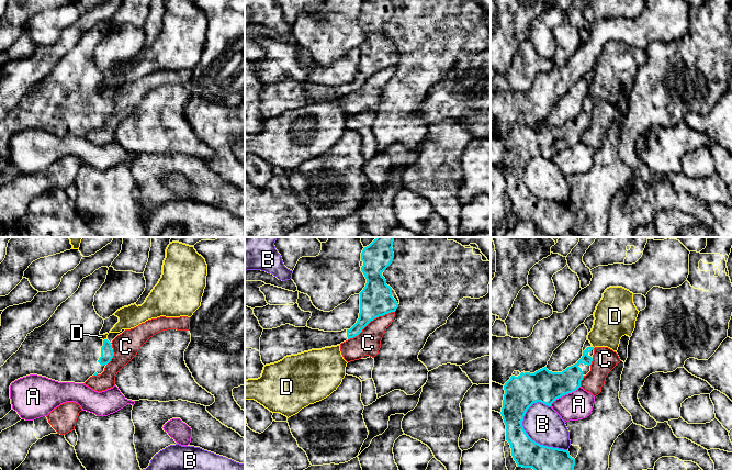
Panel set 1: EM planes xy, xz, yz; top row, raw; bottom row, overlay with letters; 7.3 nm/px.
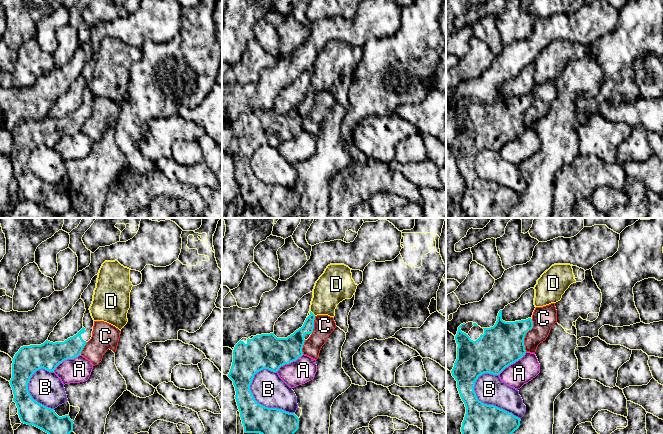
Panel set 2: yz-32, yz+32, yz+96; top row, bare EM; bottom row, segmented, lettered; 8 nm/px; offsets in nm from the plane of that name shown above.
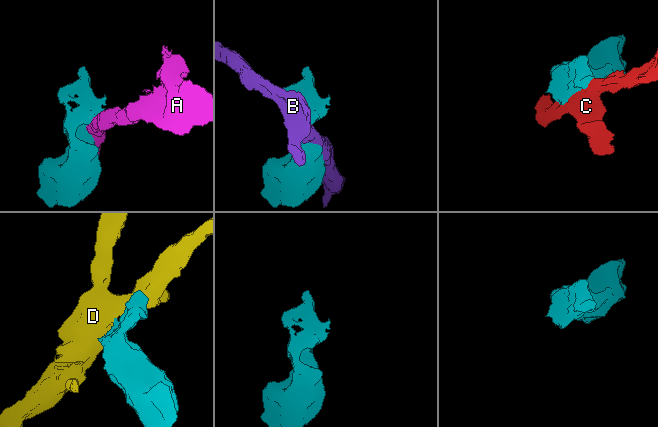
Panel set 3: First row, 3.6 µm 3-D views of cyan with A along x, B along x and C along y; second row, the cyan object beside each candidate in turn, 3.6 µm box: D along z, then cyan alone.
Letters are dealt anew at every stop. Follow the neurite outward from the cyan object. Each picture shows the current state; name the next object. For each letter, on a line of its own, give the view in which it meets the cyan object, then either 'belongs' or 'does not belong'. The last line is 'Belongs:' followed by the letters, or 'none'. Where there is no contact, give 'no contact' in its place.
A: yz | does not belong
B: yz | does not belong
C: xz | does not belong
D: xy | does not belong
Belongs: none

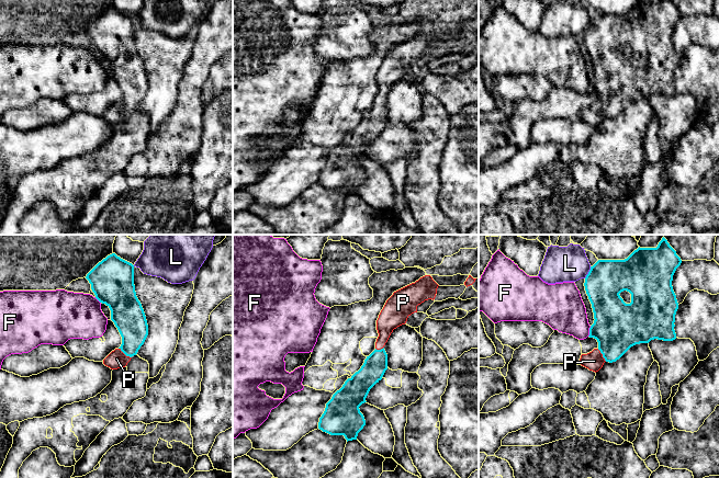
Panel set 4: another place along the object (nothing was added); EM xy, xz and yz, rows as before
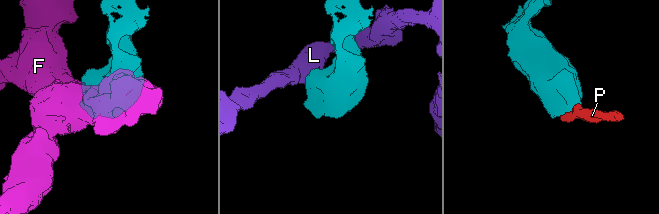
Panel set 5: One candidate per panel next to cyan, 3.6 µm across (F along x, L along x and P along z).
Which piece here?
F: yz | does not belong
L: yz | does not belong
P: xy | belongs
Belongs: P

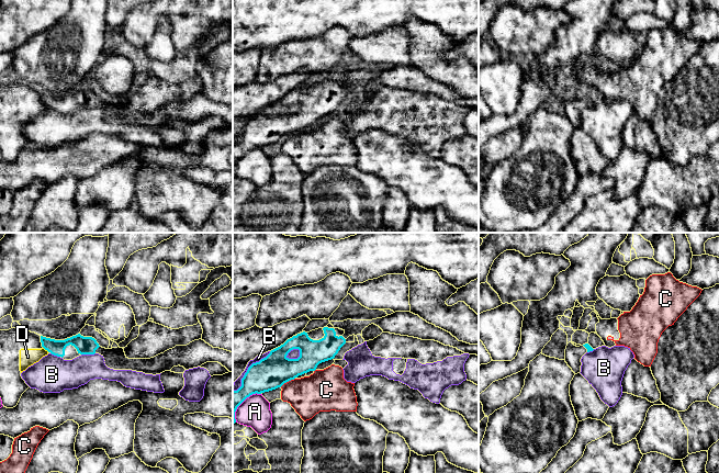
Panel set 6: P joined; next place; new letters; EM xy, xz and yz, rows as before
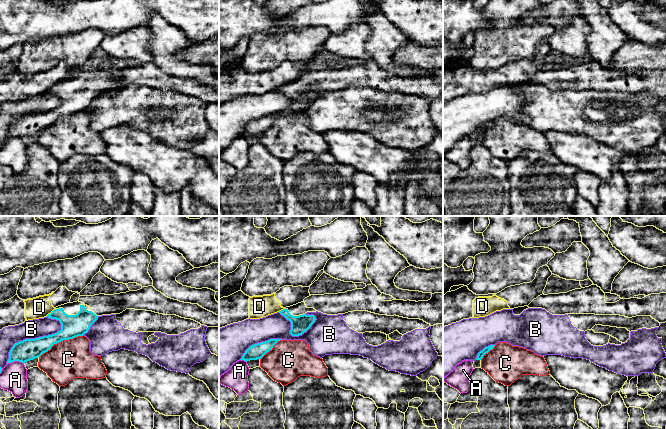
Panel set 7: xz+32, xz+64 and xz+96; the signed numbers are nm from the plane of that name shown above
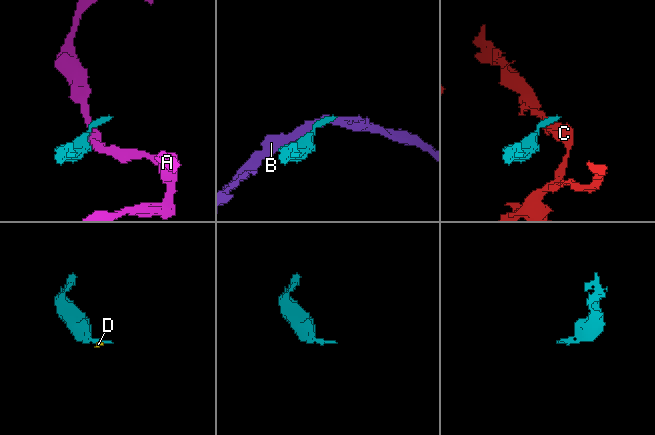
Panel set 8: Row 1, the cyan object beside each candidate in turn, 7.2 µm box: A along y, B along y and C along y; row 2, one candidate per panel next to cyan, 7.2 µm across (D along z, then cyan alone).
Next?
A: xz | does not belong
B: xz | does not belong
C: xz | does not belong
D: xy | does not belong
Belongs: none

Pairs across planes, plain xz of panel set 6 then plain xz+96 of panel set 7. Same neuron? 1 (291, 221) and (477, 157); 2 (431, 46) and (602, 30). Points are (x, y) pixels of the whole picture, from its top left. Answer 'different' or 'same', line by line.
1: same
2: same

